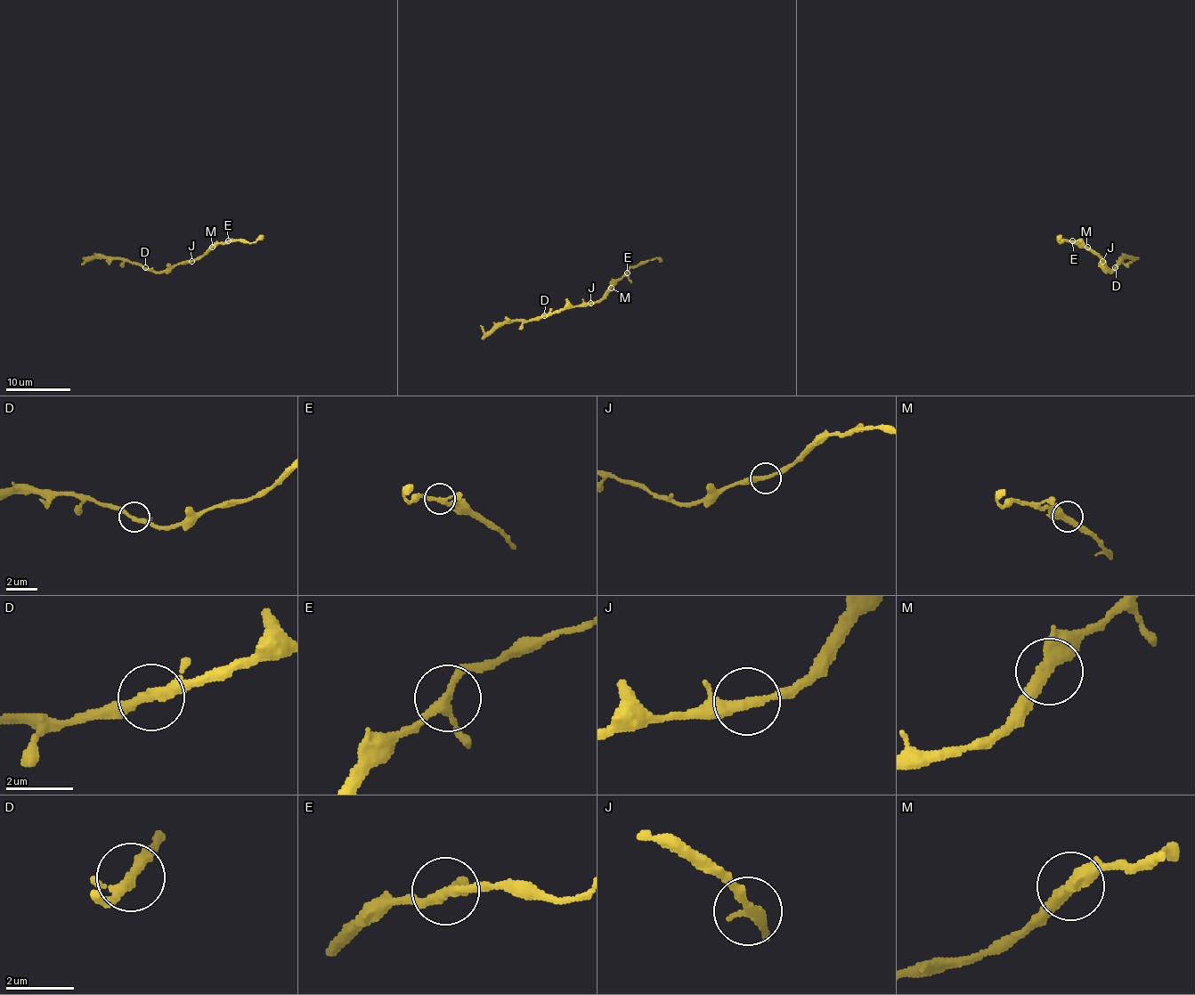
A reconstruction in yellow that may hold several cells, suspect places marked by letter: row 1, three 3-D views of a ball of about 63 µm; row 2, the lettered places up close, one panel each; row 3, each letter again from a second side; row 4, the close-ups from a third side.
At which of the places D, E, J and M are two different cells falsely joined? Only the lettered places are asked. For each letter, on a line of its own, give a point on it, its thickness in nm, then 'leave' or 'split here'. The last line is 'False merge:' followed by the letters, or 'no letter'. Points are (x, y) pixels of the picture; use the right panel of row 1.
D: place (1115, 267); calibre 240 nm; leave
E: place (1072, 240); calibre 240 nm; leave
J: place (1102, 261); calibre 240 nm; leave
M: place (1087, 247); calibre 440 nm; leave
False merge: no letter

